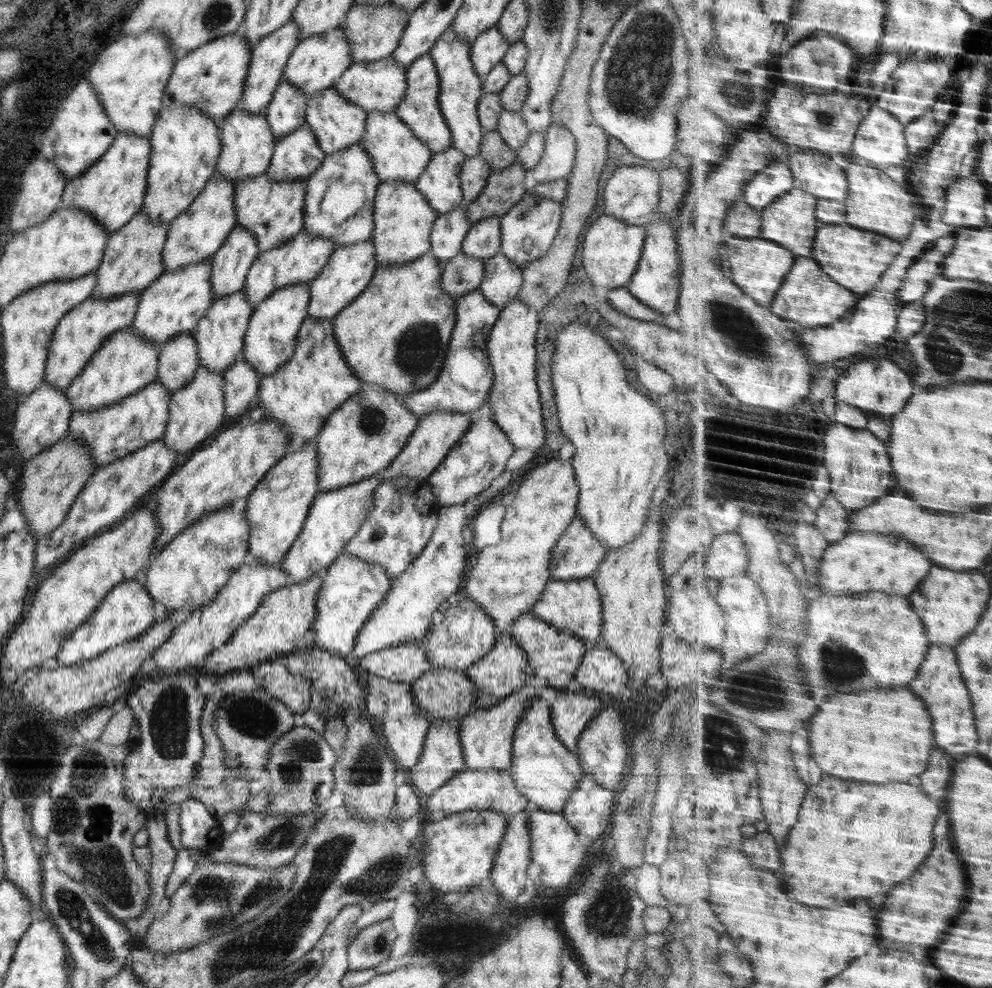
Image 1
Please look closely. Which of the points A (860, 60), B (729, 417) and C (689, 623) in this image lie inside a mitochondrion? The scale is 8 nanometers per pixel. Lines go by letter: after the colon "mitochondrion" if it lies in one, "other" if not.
A: other
B: other
C: other

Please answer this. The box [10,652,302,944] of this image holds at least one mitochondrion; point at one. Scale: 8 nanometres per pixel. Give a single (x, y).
(107, 872)

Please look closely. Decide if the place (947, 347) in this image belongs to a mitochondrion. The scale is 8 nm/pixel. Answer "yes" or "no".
yes

